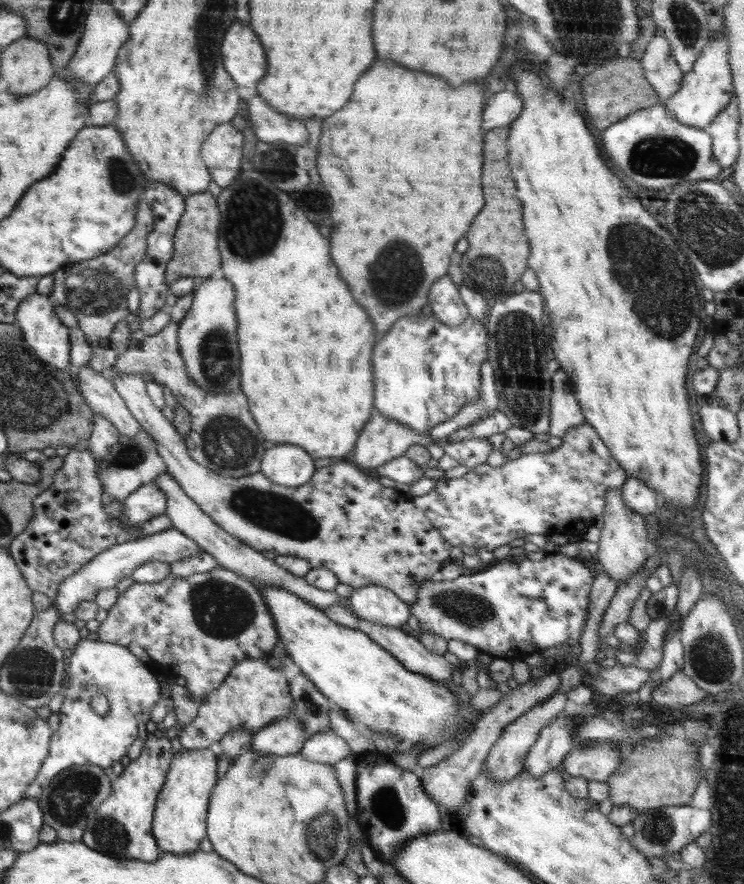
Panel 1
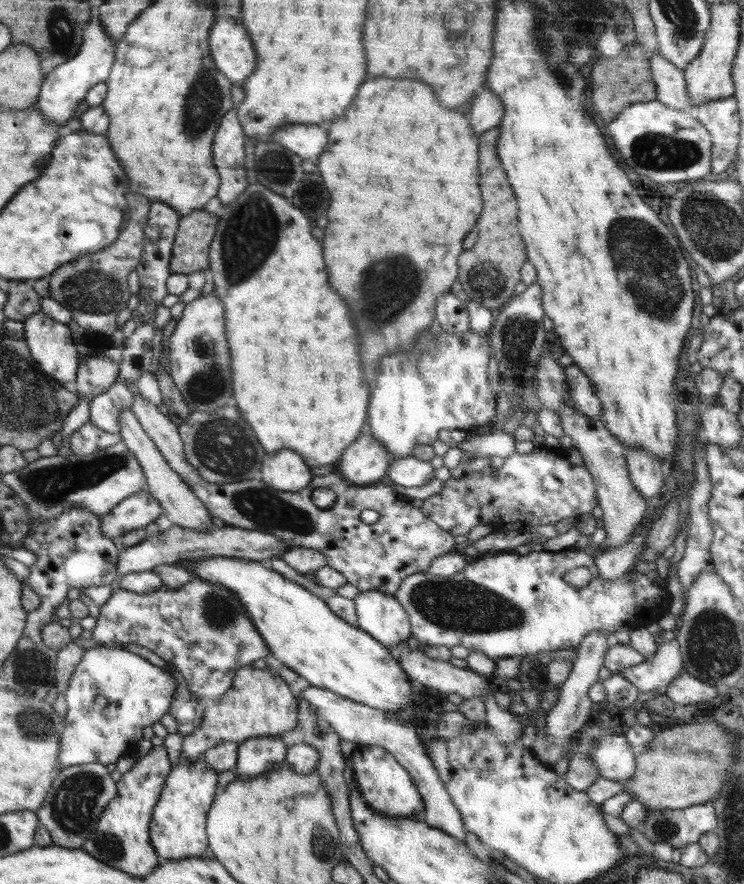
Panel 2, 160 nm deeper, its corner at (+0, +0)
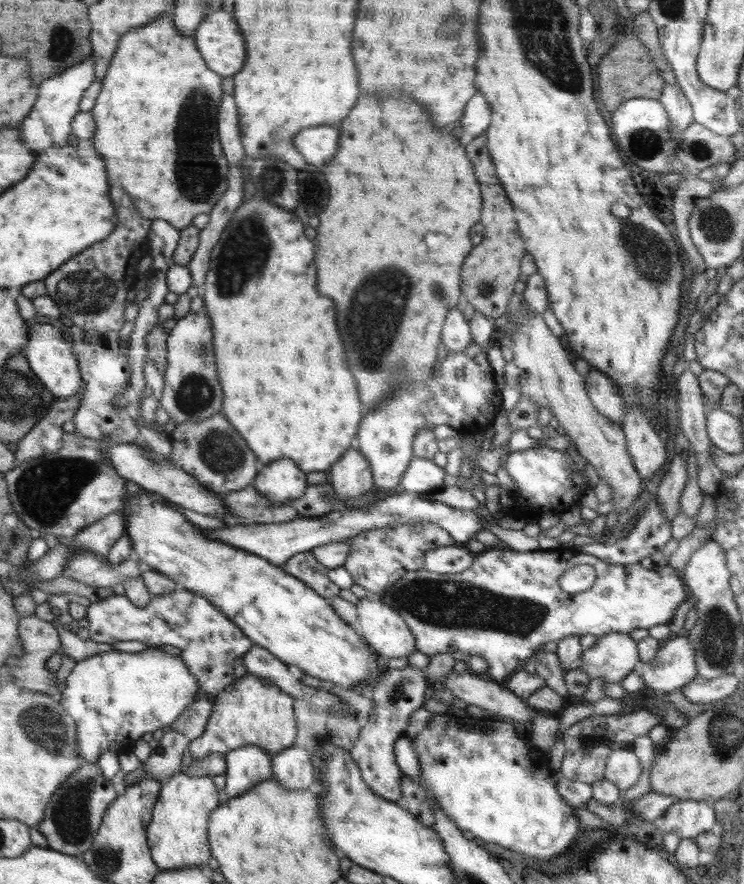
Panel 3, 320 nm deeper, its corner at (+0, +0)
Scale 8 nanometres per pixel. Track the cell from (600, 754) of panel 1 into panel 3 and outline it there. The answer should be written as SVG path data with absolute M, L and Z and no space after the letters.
M618 749L605 762L603 779L615 784L621 791L635 786L643 766L633 749Z

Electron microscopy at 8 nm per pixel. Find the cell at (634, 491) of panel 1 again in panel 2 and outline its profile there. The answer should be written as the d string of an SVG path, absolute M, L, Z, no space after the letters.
M627 450L625 456L630 482L644 500L658 496L664 486L666 469L648 450Z

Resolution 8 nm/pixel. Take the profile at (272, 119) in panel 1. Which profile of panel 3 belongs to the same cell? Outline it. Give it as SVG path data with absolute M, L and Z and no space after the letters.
M318 125L301 130L293 143L308 164L322 166L332 160L338 150L338 128L336 125Z

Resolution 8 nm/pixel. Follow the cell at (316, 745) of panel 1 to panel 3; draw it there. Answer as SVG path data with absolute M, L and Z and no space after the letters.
M297 746L276 753L272 759L272 776L284 788L304 790L316 784L313 754Z

